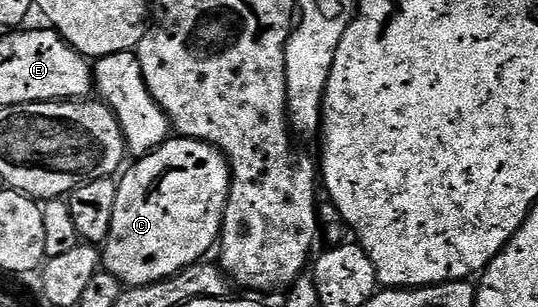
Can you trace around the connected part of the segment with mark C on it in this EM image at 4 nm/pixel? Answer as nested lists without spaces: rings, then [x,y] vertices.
[[[170,138],[165,143],[160,144],[156,150],[140,157],[133,165],[130,163],[124,169],[123,175],[120,177],[117,193],[115,194],[115,214],[111,218],[111,230],[109,237],[106,238],[103,245],[103,268],[115,278],[121,281],[122,285],[138,288],[144,284],[154,284],[160,280],[165,280],[175,273],[181,272],[187,266],[204,261],[209,251],[214,251],[215,245],[218,243],[221,235],[221,219],[225,217],[225,203],[229,197],[229,181],[231,173],[229,170],[229,161],[225,155],[218,150],[213,144],[208,144],[202,140],[191,140],[188,138]]]

